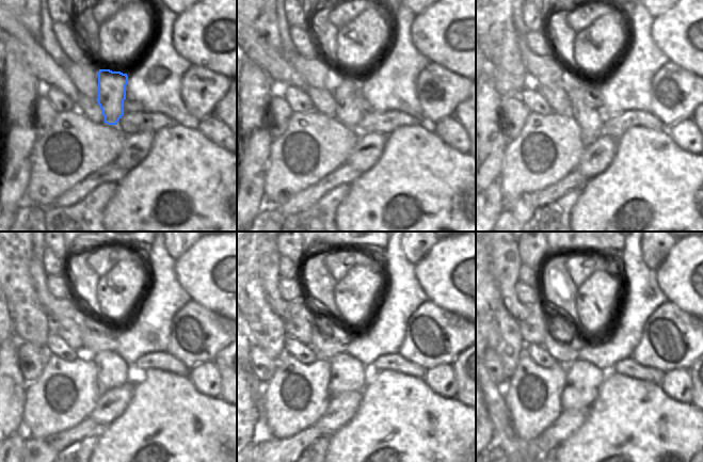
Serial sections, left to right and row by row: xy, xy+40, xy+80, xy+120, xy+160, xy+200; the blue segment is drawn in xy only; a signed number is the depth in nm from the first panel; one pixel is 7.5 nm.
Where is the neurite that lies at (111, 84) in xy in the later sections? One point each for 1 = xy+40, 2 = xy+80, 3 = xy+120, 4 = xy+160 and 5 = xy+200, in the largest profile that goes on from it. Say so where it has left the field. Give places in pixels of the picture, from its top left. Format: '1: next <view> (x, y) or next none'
1: next xy+40 (348, 90)
2: next xy+80 (586, 104)
3: next xy+120 (112, 370)
4: next xy+160 (347, 373)
5: next xy+200 (584, 380)

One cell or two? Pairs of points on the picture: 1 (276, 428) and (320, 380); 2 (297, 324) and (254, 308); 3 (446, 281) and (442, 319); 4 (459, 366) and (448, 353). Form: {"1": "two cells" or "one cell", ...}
{"1": "one cell", "2": "two cells", "3": "two cells", "4": "two cells"}

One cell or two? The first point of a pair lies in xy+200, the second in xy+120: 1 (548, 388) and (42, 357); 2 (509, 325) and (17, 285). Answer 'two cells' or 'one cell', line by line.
1: two cells
2: one cell

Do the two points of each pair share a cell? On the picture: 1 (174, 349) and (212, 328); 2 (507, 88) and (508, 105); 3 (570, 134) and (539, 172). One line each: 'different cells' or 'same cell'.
1: same cell
2: different cells
3: same cell

